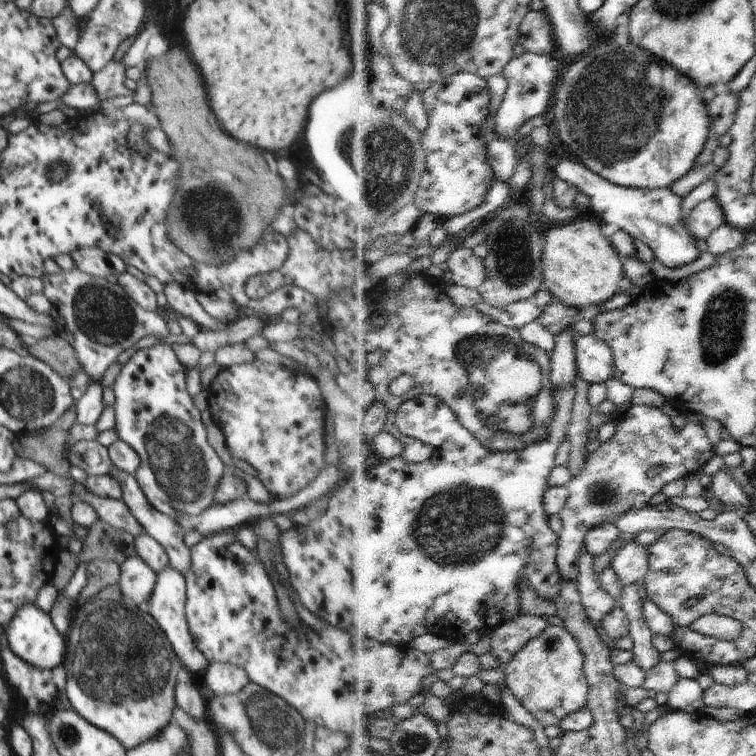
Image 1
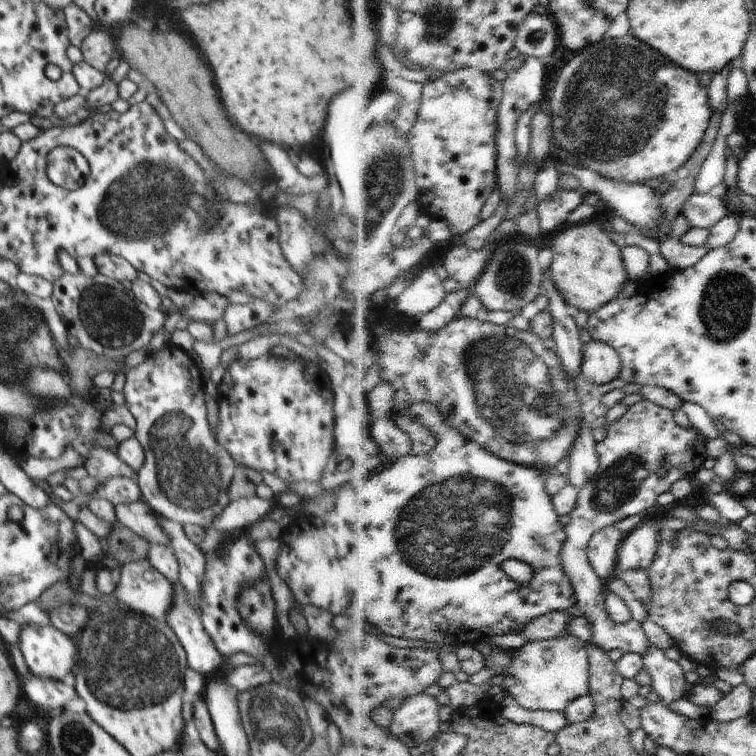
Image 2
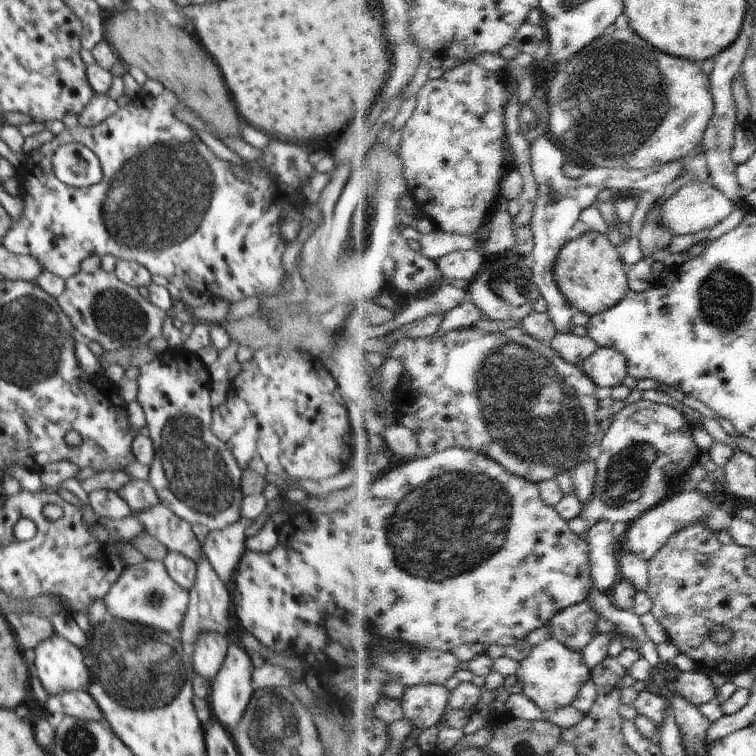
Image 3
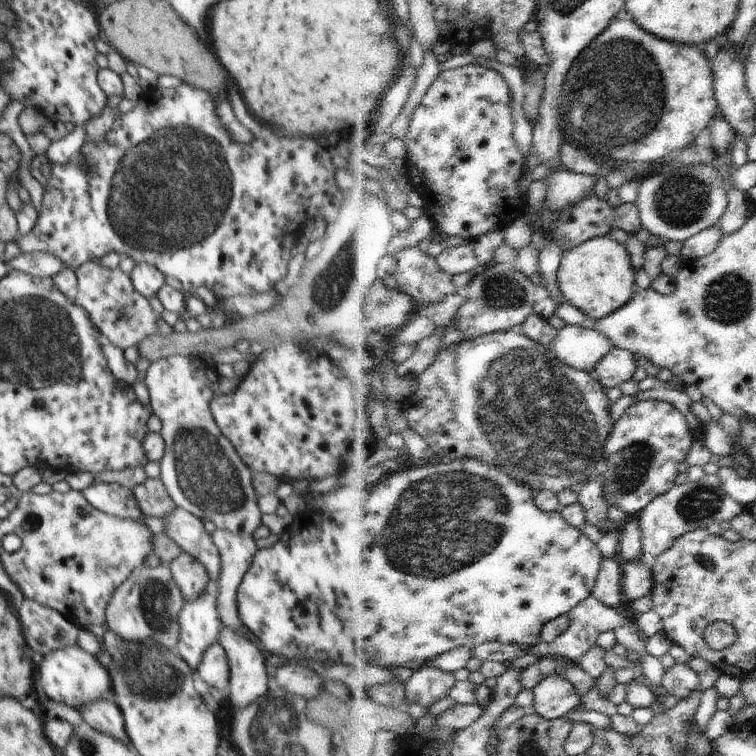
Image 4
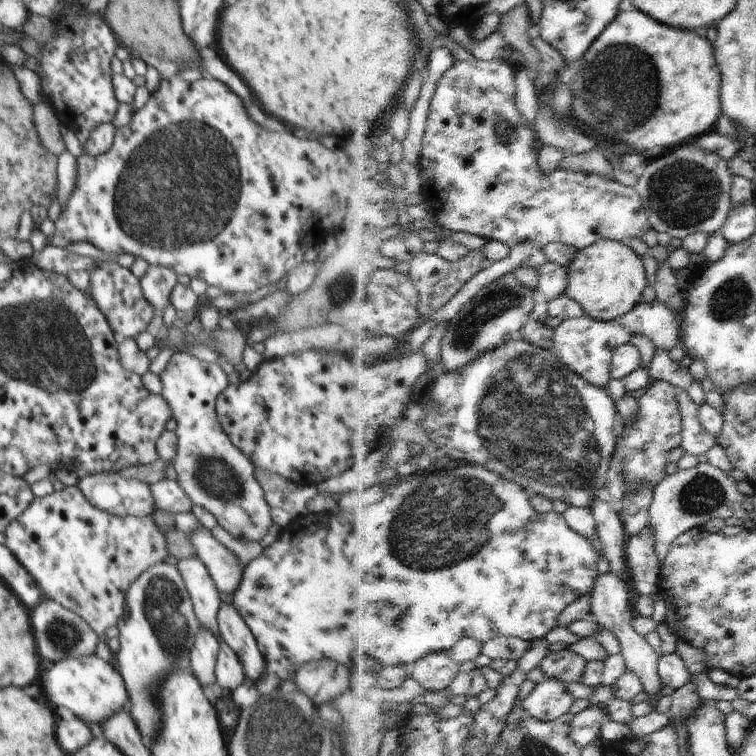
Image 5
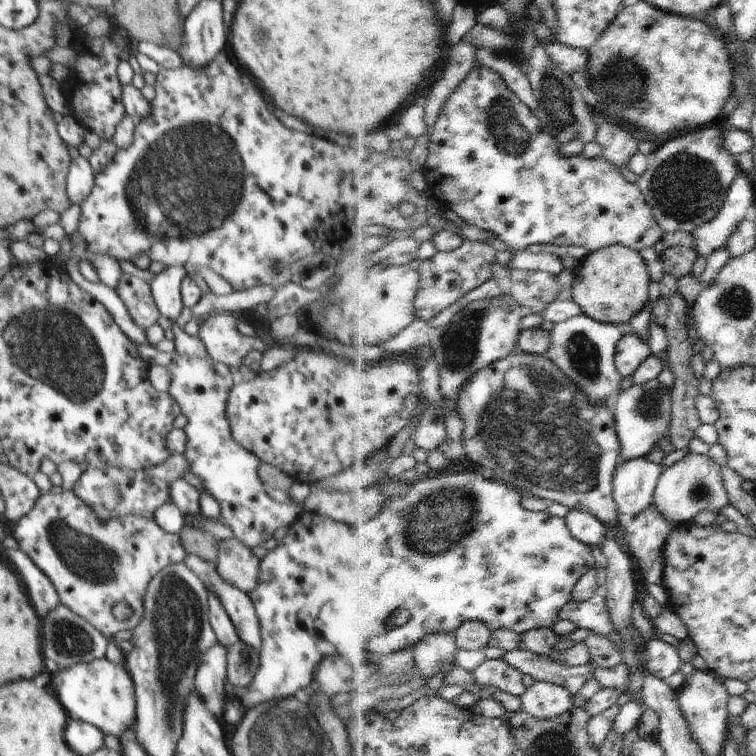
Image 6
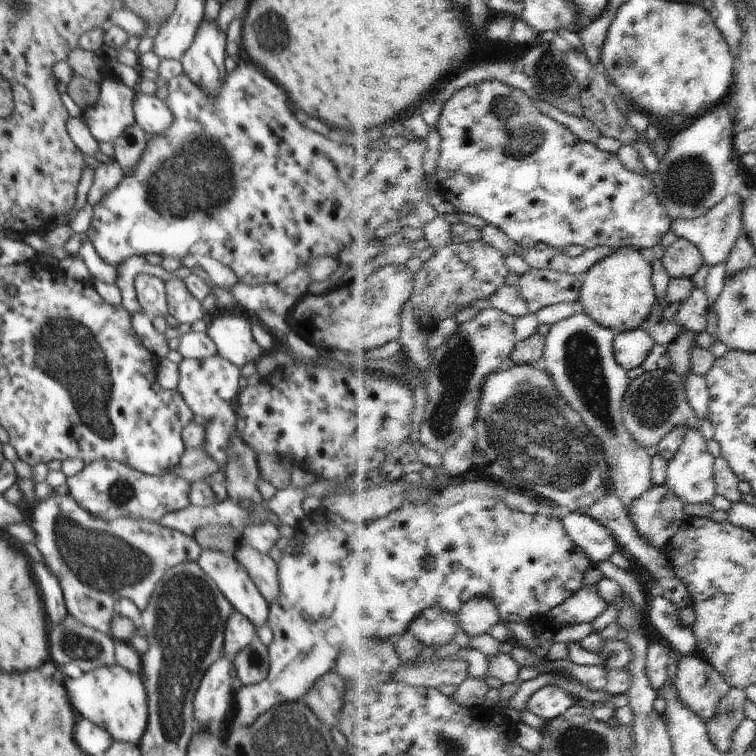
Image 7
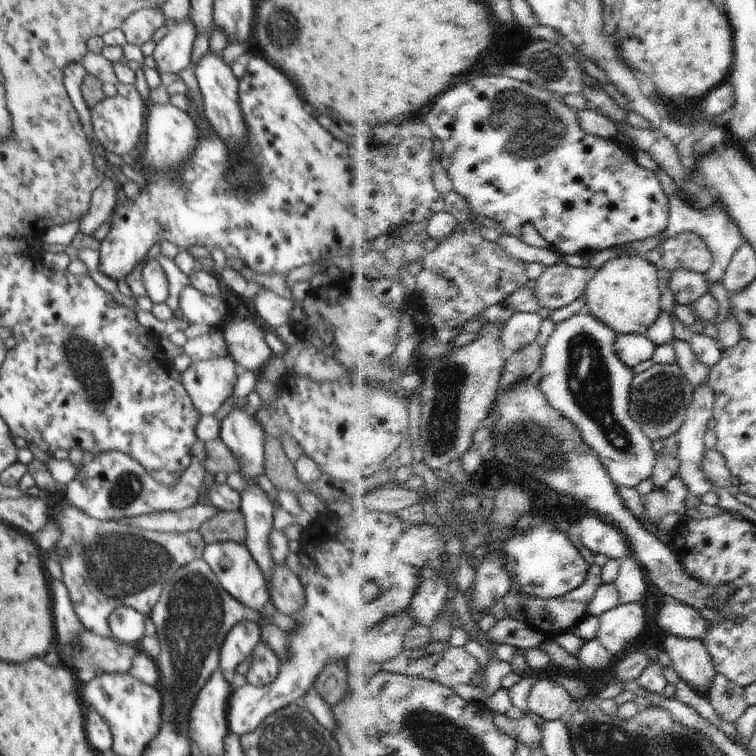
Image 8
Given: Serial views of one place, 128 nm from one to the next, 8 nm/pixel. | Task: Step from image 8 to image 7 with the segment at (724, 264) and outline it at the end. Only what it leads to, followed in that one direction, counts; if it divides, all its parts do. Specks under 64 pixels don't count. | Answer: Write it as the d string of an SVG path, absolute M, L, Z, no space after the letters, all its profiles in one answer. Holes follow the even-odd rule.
M739 171L731 186L733 191L718 206L714 206L714 209L710 210L706 216L694 218L694 220L686 220L686 218L672 220L674 222L672 230L678 236L689 238L696 246L700 246L702 254L705 254L706 263L710 267L718 264L727 265L736 243L740 242L740 238L745 233L744 200L750 196L746 171Z

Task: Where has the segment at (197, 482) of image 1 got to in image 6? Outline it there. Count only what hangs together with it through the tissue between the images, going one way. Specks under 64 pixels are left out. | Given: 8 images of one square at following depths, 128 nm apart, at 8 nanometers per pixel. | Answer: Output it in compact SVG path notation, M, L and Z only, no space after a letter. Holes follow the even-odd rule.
M174 352L172 362L167 367L168 374L170 374L170 387L167 392L178 402L182 414L188 418L188 424L184 427L186 450L183 454L186 456L192 472L202 480L203 490L216 498L216 502L220 504L223 524L232 529L235 539L250 549L264 545L268 539L272 538L278 528L289 527L300 514L305 512L305 508L303 505L280 504L270 498L265 490L266 486L257 473L260 463L259 458L234 442L225 411L230 390L234 386L229 366L222 362L214 362L214 359L210 356L204 359L188 358Z

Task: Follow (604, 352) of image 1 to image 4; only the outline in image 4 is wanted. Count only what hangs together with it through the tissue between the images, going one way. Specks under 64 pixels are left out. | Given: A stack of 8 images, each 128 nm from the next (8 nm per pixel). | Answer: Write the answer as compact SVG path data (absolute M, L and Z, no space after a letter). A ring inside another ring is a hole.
M616 347L605 360L602 360L593 377L606 390L610 390L621 388L626 382L632 380L636 370L638 370L638 362L636 362L635 355L630 350Z

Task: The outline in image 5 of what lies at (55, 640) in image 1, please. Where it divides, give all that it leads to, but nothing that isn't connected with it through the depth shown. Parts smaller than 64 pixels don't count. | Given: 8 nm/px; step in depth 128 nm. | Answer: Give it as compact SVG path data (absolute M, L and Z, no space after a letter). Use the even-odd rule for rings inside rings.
M97 655L80 656L54 661L52 668L42 671L42 690L54 708L63 706L84 722L101 726L111 715L122 710L126 702L124 680L108 661Z

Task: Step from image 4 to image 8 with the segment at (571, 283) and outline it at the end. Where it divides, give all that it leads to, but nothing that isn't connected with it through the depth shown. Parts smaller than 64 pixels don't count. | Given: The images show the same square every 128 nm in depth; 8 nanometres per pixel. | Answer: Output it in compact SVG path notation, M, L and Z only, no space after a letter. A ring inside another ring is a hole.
M643 254L610 260L592 275L584 294L591 313L604 320L608 326L614 327L619 334L647 335L665 313L661 267L646 260Z

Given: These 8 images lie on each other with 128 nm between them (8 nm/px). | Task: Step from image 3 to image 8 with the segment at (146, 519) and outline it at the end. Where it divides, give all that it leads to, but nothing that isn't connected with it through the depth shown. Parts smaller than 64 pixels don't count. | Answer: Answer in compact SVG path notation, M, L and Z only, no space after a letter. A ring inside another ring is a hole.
M276 565L270 578L270 596L274 607L284 614L295 615L306 602L304 586L300 578L287 566Z

